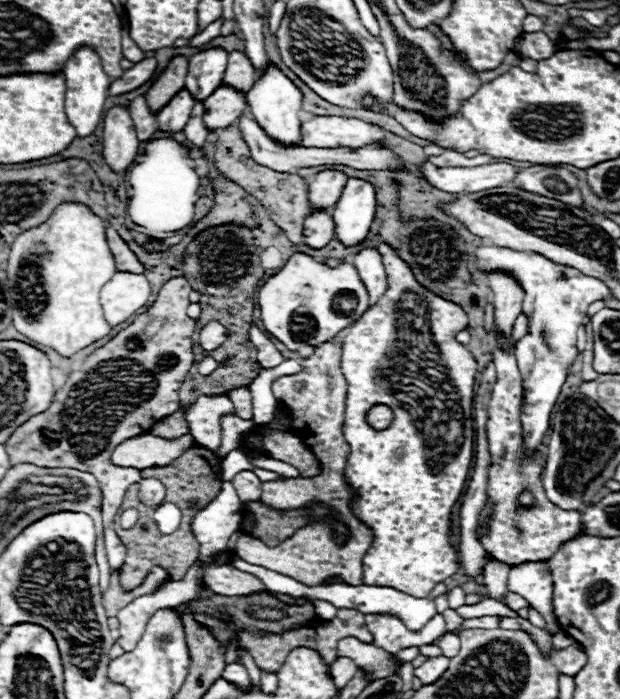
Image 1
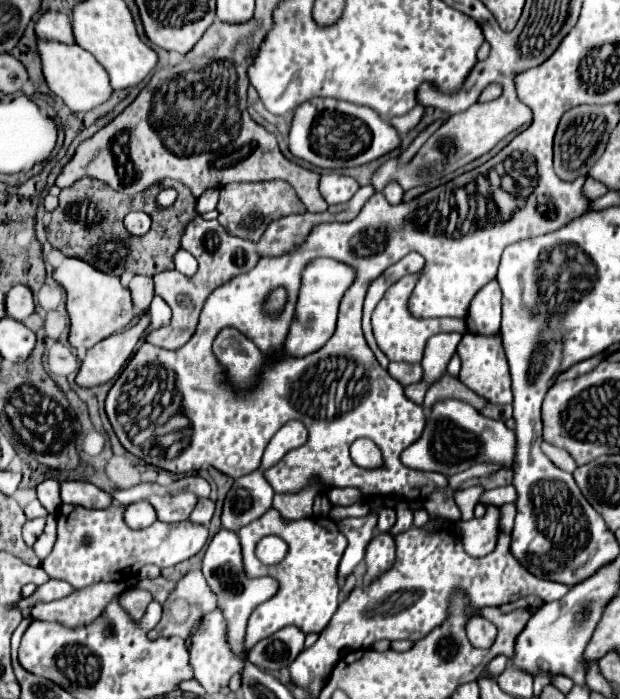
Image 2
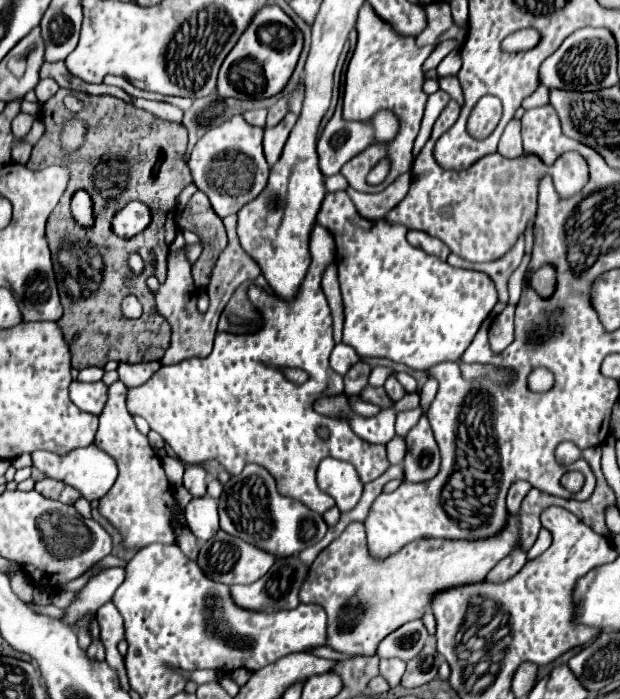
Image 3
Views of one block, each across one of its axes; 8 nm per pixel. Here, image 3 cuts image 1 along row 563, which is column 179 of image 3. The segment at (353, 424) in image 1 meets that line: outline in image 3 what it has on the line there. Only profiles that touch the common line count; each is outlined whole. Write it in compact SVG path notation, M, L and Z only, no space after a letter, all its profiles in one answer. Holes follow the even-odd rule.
M318 224L310 236L310 258L308 274L292 300L274 296L274 292L266 292L256 284L248 288L248 302L264 320L260 330L250 334L218 332L210 356L162 366L142 386L128 388L126 404L130 414L142 416L170 444L180 460L188 464L216 460L230 476L238 476L248 462L256 462L276 478L282 496L294 498L314 512L324 514L324 510L335 506L335 501L316 484L316 470L322 458L332 456L350 462L362 482L384 474L390 462L386 448L368 444L352 434L348 416L318 416L312 410L316 398L344 394L344 376L328 364L334 348L332 316L320 288L324 268L336 258L336 244L332 234ZM284 366L302 368L308 372L308 382L300 386L288 382L278 370ZM318 426L330 430L328 440L320 440L316 434Z

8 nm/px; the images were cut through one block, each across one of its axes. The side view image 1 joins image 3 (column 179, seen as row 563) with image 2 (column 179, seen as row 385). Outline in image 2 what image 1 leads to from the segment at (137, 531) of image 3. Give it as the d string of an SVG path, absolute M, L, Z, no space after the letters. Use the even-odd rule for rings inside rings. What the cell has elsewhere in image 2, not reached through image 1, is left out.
M184 492L184 494L176 494L176 496L150 496L148 502L154 504L160 522L172 524L172 522L188 520L198 498L190 492Z

